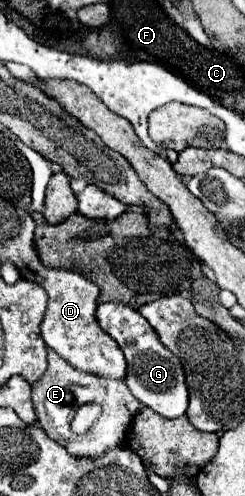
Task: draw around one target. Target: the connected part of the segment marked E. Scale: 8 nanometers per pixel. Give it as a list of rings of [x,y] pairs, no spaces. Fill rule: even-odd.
[[[49,349],[49,355],[47,355],[47,363],[49,365],[47,365],[45,375],[31,385],[37,421],[45,429],[45,433],[51,439],[55,439],[59,445],[69,449],[69,453],[75,455],[75,457],[87,457],[87,459],[101,457],[109,449],[119,447],[125,439],[125,433],[127,433],[135,413],[139,411],[139,405],[141,405],[129,393],[125,381],[113,381],[113,379],[103,379],[103,377],[97,377],[97,375],[81,373],[79,369],[73,369],[67,361],[57,357],[57,353],[53,353],[51,349]],[[85,403],[99,403],[101,409],[103,409],[101,417],[89,429],[89,433],[73,435],[71,421],[73,421],[79,405],[85,405]]]

